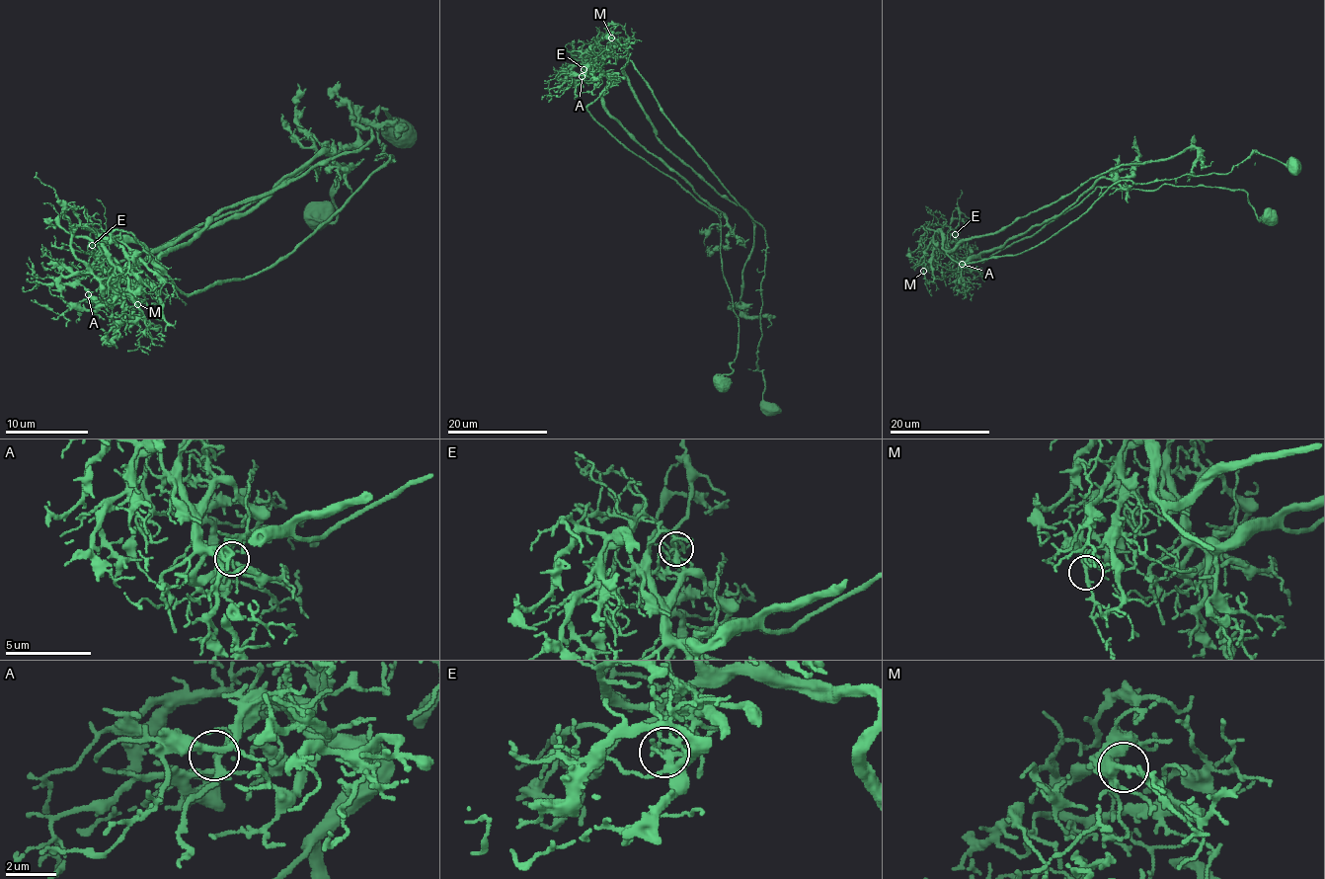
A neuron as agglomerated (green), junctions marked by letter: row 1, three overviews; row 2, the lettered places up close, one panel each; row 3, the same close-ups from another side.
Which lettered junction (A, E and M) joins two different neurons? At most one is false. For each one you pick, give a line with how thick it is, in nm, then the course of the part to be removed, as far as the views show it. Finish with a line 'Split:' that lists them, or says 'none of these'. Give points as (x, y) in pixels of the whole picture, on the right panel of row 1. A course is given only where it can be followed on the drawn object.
E: Thickness 170 nm. Course of the part to remove: (955, 234), (939, 231), (942, 249), (965, 264), (1017, 256), (1122, 180), (1225, 174), (1255, 151), (1296, 172)
Split: E

